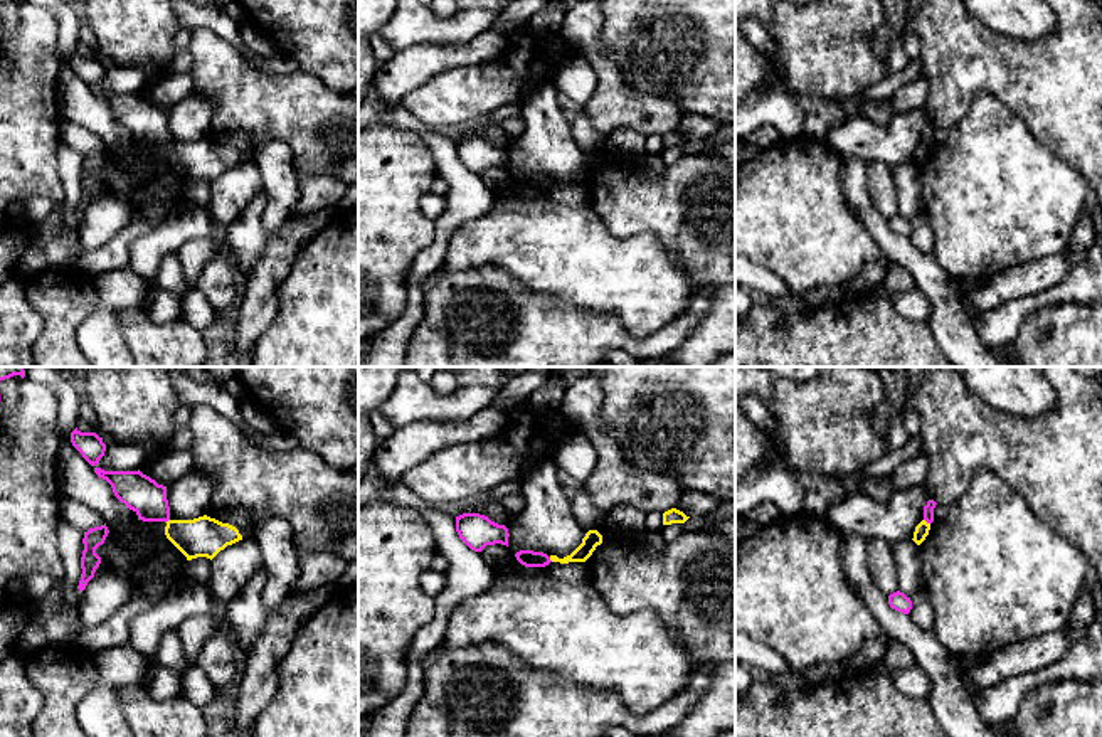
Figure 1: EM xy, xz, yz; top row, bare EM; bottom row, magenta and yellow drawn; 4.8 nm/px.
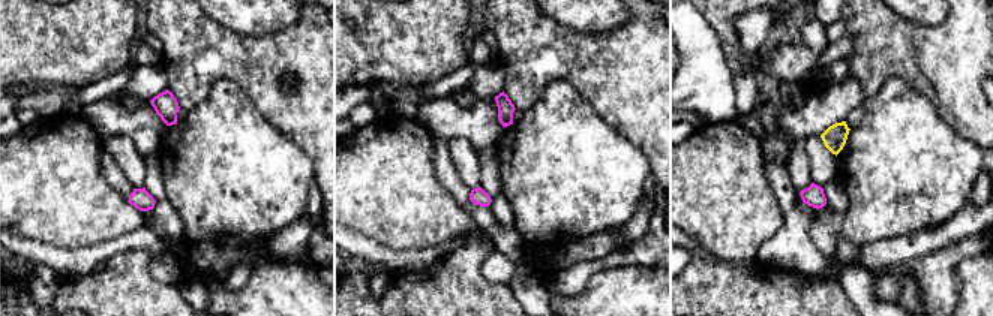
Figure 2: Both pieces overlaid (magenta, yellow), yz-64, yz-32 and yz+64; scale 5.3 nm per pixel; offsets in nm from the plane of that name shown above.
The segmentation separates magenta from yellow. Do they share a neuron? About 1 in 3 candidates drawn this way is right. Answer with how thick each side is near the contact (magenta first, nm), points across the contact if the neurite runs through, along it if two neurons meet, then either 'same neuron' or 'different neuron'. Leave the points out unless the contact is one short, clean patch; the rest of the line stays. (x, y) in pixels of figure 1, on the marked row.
calibres 50 and 70 nm; border yz (924, 519), (929, 524); different neuron

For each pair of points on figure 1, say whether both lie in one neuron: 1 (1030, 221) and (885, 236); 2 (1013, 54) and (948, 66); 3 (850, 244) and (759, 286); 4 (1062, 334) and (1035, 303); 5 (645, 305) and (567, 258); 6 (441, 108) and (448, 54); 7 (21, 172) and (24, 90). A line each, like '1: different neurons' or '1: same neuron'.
1: different neurons
2: same neuron
3: different neurons
4: different neurons
5: same neuron
6: different neurons
7: same neuron

